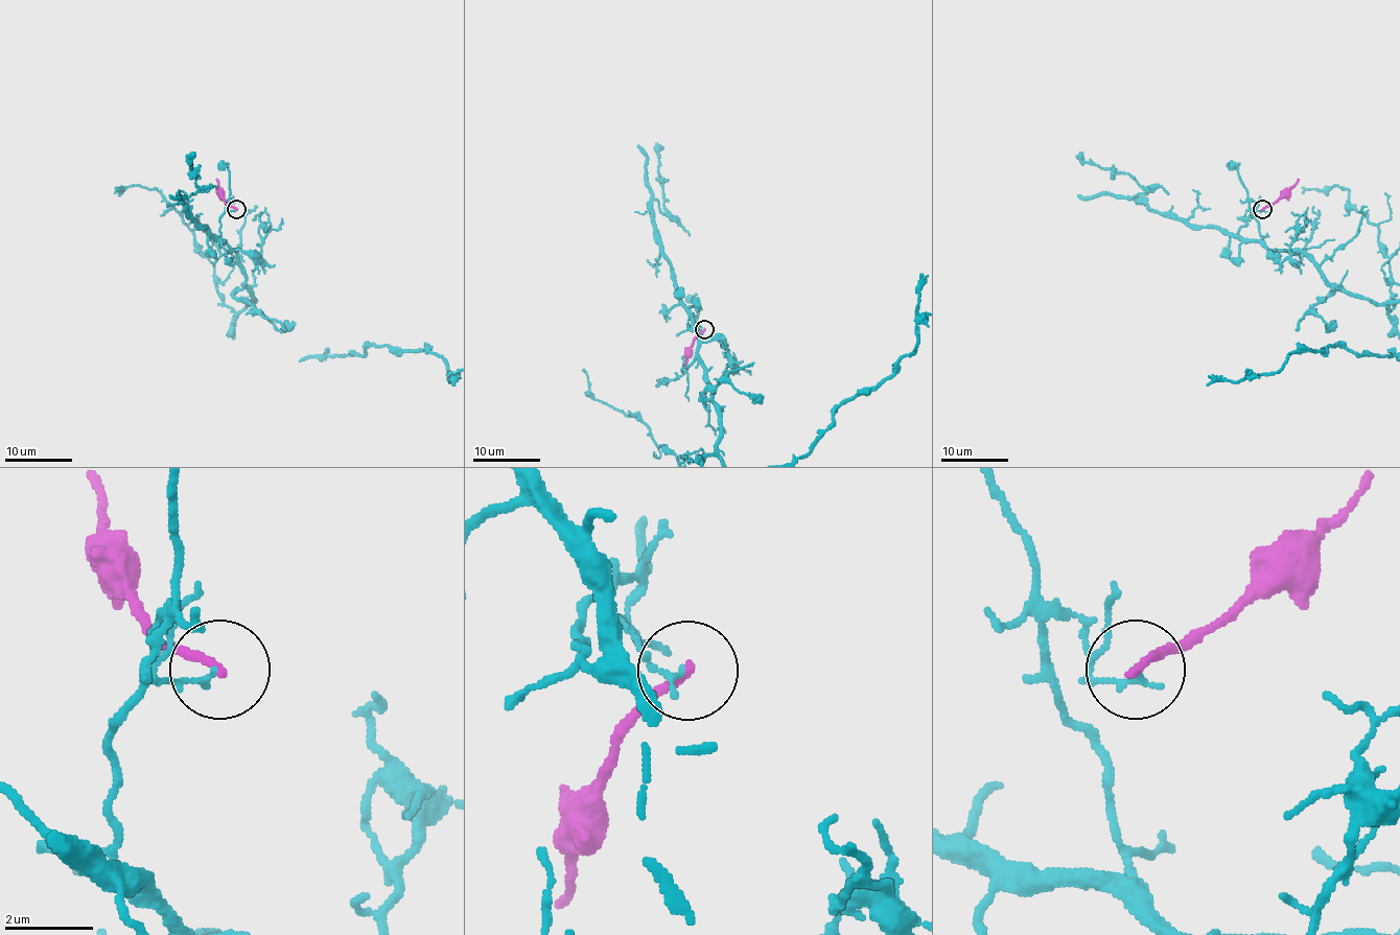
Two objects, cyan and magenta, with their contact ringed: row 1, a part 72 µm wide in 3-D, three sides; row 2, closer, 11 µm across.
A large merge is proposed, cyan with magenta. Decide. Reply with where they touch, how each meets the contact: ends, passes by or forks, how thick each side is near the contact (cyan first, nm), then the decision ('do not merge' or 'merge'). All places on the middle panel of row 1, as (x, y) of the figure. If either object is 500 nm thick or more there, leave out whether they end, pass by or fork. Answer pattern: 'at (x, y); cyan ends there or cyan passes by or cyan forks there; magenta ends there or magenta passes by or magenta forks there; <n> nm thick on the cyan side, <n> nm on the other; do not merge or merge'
at (704, 329); cyan ends there; magenta ends there; 140 nm thick on the cyan side, 200 nm on the other; do not merge

